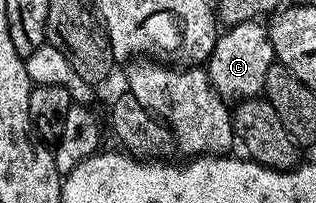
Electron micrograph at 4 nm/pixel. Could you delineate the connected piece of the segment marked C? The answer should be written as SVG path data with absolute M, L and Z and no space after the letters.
M263 23L239 24L224 28L216 37L214 50L206 61L206 71L212 88L228 102L249 100L264 91L266 70L276 60L276 51L268 37L268 29Z

